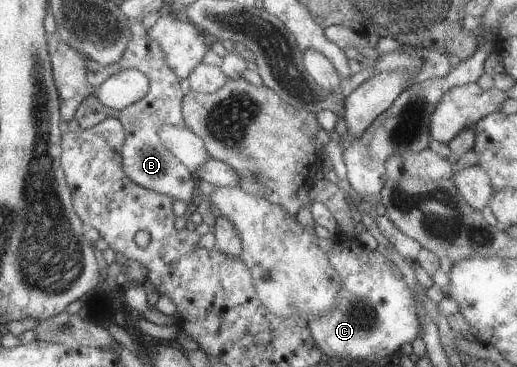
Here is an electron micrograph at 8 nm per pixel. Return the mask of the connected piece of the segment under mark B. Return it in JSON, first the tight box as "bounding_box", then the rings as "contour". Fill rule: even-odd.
{"bounding_box":[75,19,195,204],"contour":[[[130,19],[130,27],[133,36],[124,57],[119,62],[111,66],[103,66],[101,63],[90,59],[88,62],[89,84],[93,87],[101,86],[114,74],[128,68],[136,68],[149,77],[148,95],[138,103],[123,110],[106,107],[103,102],[93,95],[83,101],[83,104],[76,112],[75,119],[79,123],[80,129],[83,130],[97,126],[108,118],[119,119],[124,124],[126,132],[126,143],[121,149],[124,157],[125,174],[134,183],[150,191],[189,204],[193,189],[195,189],[195,185],[193,185],[195,181],[193,181],[188,169],[166,149],[165,144],[158,135],[158,130],[166,124],[171,126],[185,125],[181,104],[183,93],[179,89],[179,79],[177,79],[176,73],[168,67],[162,48],[159,48],[155,40],[149,38],[148,31],[143,27],[143,23]]]}

